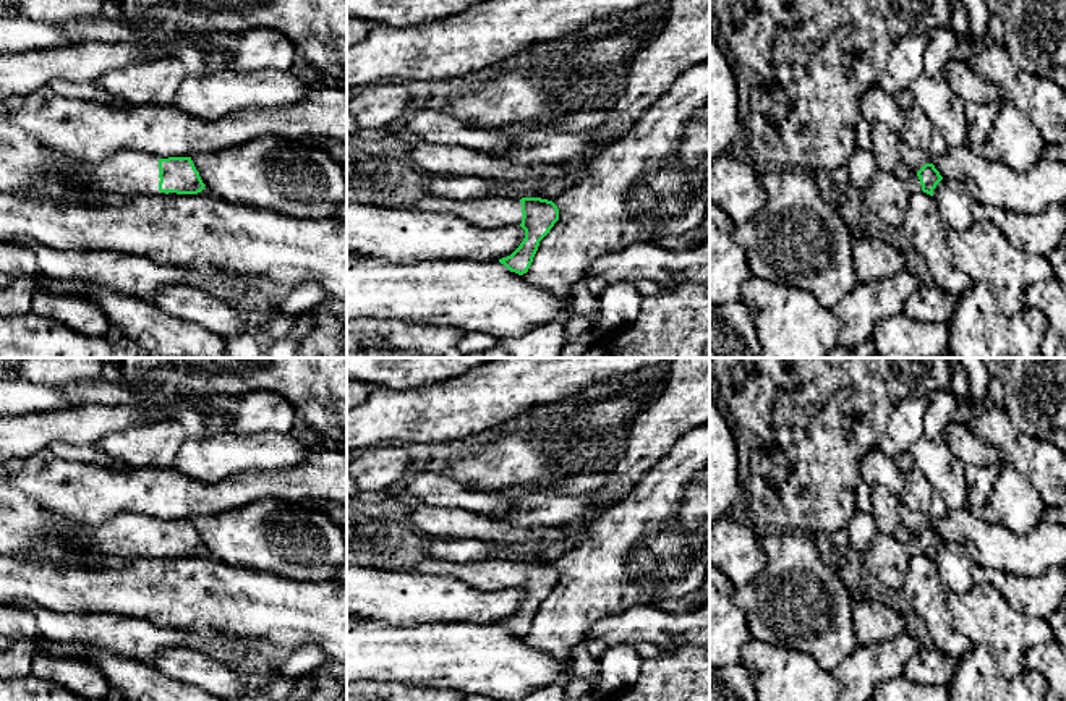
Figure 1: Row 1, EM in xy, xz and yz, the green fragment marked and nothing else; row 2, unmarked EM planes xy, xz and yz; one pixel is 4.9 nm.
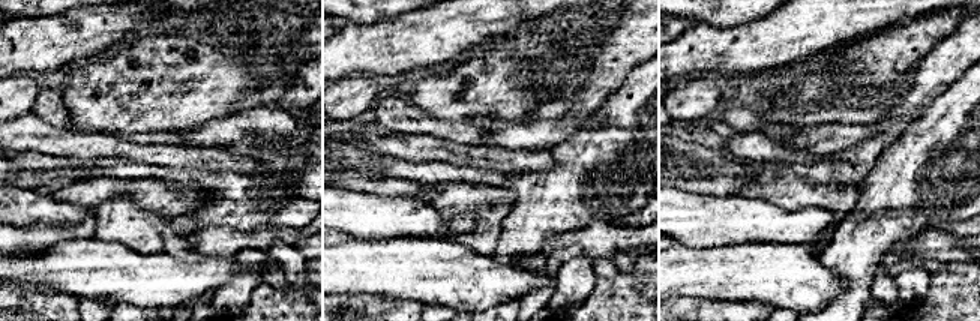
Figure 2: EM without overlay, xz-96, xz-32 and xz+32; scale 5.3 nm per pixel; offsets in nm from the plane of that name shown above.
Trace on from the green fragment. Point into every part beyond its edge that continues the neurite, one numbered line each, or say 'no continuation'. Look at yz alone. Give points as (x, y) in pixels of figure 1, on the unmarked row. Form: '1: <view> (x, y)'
1: yz (885, 562)

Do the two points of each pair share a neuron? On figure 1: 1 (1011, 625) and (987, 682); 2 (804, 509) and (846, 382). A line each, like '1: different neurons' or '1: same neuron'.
1: different neurons
2: same neuron

